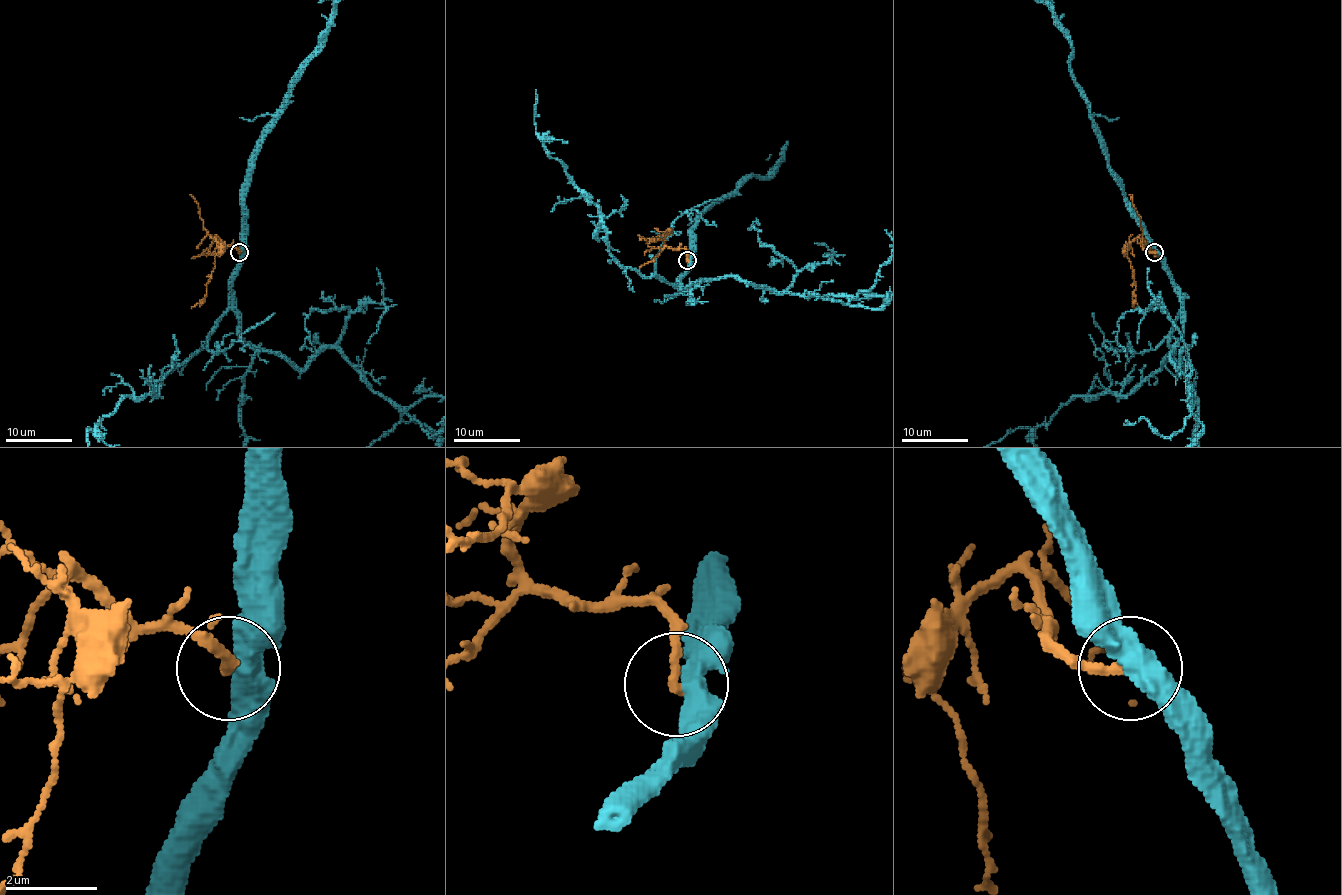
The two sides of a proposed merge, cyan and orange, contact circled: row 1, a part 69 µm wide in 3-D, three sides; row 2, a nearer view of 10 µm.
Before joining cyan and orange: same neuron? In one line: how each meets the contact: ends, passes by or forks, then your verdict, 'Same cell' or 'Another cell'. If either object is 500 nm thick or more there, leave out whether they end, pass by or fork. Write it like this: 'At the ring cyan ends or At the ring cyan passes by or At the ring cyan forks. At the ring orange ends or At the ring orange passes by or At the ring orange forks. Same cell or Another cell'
At the ring cyan passes by. At the ring orange ends. Same cell

